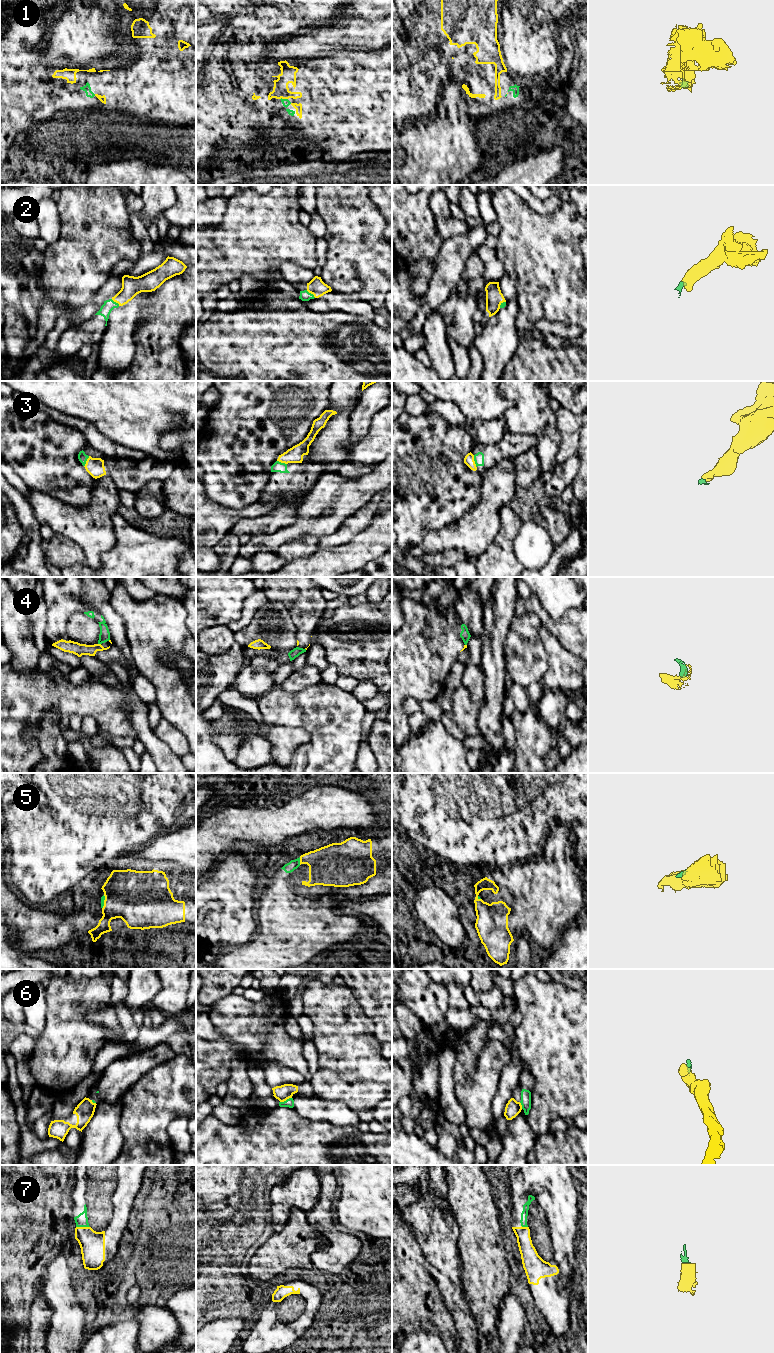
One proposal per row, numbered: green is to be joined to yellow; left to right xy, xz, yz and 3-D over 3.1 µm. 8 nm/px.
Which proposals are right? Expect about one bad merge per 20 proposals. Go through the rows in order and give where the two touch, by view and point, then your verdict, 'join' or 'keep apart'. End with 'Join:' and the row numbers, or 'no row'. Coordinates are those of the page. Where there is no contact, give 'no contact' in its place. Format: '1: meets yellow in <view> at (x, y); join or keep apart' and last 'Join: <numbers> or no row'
1: meets yellow in xz at (283, 98); join
2: meets yellow in xz at (311, 293); join
3: meets yellow in yz at (474, 461); join
4: meets yellow in xy at (99, 644); join
5: meets yellow in xz at (300, 861); join
6: meets yellow in xz at (285, 1100); join
7: meets yellow in xy at (83, 1227); join
Join: 1, 2, 3, 4, 5, 6, 7

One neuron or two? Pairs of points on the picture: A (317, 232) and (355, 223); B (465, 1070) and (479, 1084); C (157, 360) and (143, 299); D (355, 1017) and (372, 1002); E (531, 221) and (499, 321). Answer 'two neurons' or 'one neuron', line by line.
A: two neurons
B: two neurons
C: two neurons
D: two neurons
E: two neurons

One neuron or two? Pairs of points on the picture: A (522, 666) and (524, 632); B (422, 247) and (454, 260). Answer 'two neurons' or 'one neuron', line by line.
A: one neuron
B: two neurons

